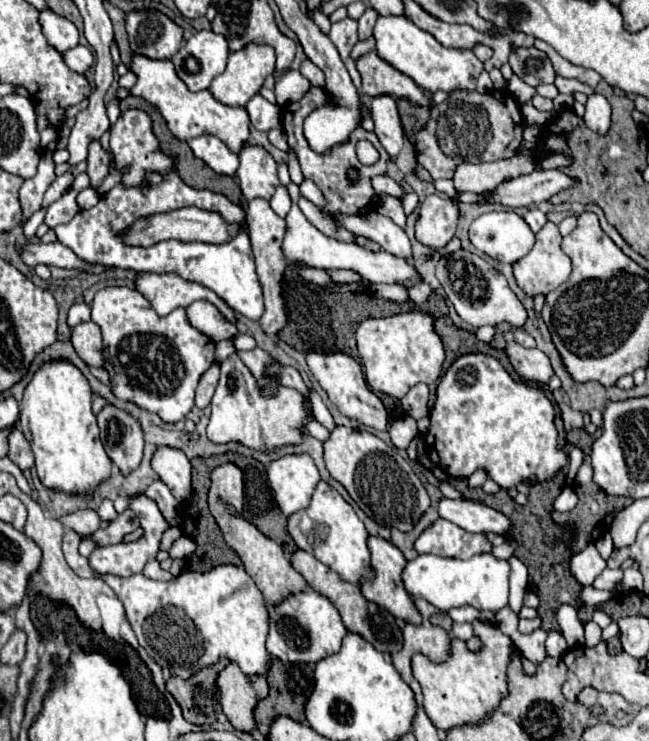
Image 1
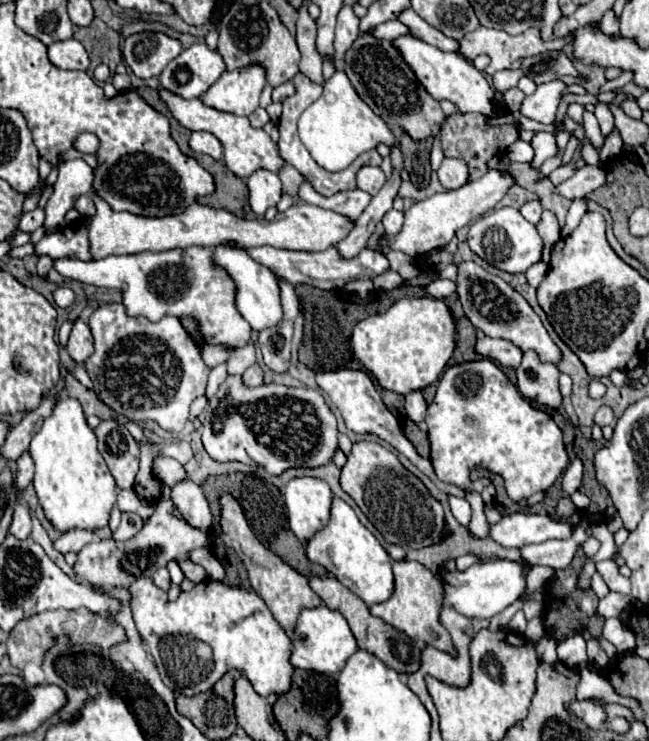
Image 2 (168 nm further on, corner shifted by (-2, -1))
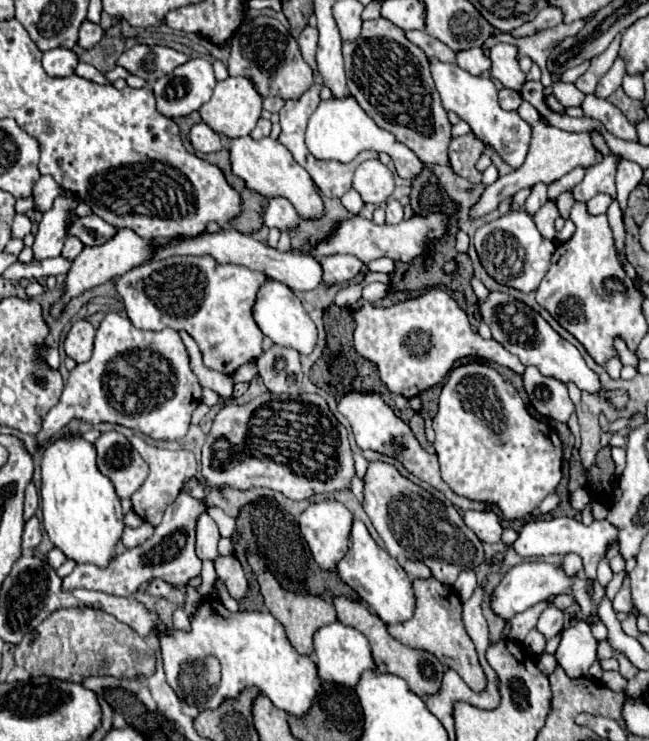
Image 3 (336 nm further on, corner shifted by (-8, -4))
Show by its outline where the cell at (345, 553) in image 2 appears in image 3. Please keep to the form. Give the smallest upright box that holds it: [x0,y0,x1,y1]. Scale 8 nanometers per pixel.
[338,520,416,624]

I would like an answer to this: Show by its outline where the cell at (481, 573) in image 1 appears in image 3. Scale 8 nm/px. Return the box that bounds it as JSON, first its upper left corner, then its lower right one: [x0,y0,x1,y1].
[492,562,592,620]

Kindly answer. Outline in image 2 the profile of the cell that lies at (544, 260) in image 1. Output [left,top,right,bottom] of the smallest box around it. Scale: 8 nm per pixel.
[536,211,560,265]

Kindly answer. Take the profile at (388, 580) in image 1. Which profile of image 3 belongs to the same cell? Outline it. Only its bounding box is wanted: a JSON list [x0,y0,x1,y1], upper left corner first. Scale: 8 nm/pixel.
[388,578,486,690]

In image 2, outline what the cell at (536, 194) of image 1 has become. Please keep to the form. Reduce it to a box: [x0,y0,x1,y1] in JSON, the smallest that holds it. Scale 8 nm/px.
[554,165,606,199]

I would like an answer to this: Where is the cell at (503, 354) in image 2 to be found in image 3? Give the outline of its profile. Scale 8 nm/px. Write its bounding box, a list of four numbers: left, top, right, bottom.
[350,288,526,398]

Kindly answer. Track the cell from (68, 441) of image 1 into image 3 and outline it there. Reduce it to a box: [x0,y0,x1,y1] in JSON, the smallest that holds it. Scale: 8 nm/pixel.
[42,436,124,568]

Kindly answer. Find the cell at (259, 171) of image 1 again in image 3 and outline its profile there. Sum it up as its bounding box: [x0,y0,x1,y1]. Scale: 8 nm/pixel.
[264,198,298,232]

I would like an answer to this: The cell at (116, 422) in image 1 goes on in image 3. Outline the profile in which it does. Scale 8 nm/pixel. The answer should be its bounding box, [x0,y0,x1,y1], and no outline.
[96,432,148,498]

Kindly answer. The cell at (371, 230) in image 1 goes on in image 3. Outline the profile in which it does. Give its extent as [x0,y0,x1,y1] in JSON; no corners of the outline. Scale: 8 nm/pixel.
[386,200,404,224]

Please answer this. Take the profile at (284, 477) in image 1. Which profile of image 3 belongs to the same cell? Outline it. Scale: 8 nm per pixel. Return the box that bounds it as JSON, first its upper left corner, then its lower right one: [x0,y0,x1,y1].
[300,500,352,570]

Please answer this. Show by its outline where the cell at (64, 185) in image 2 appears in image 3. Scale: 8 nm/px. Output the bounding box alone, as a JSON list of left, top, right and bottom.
[32,192,76,260]

